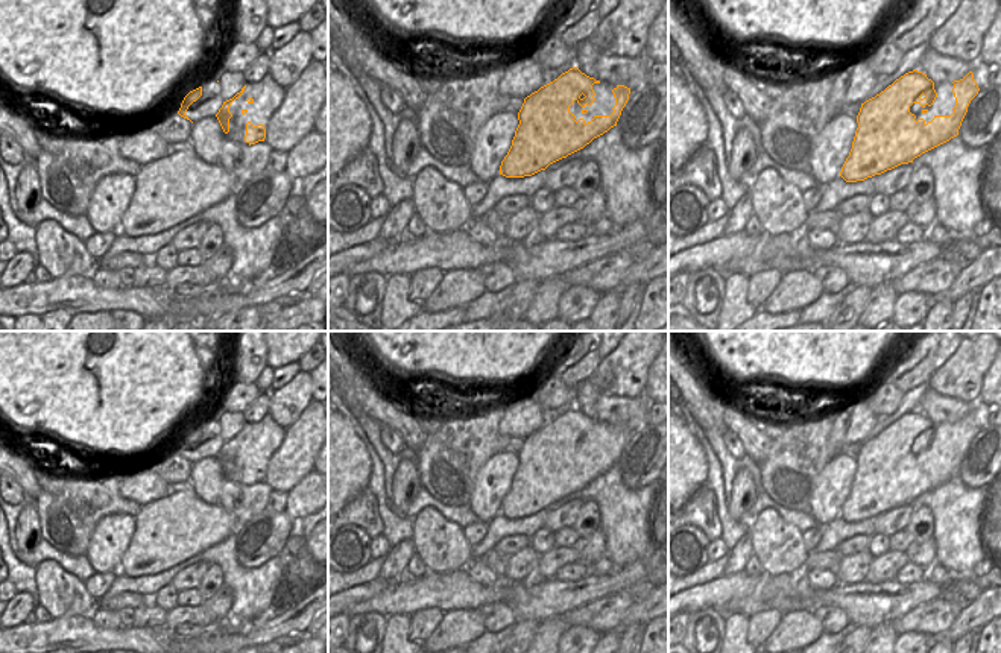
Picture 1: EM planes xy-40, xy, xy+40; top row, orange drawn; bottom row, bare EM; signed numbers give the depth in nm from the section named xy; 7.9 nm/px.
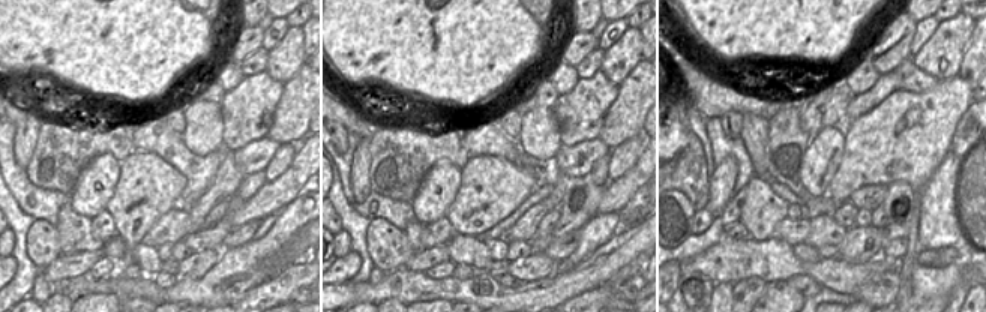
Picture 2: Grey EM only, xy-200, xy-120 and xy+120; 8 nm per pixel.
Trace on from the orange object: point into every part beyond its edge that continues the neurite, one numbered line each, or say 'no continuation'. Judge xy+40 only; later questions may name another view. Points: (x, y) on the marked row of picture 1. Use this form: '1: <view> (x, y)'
1: xy+40 (837, 190).

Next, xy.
1: xy (498, 187).

